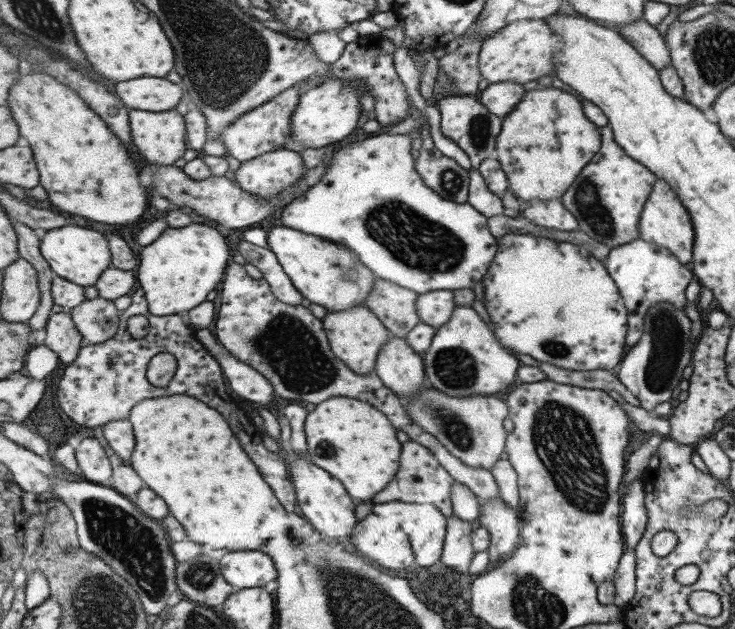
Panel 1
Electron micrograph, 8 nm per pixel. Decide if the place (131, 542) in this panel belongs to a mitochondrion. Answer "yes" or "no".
yes

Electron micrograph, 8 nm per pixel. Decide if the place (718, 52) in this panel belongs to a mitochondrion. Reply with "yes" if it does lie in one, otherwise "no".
yes

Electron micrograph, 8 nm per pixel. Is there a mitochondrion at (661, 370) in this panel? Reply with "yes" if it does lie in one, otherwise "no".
yes

